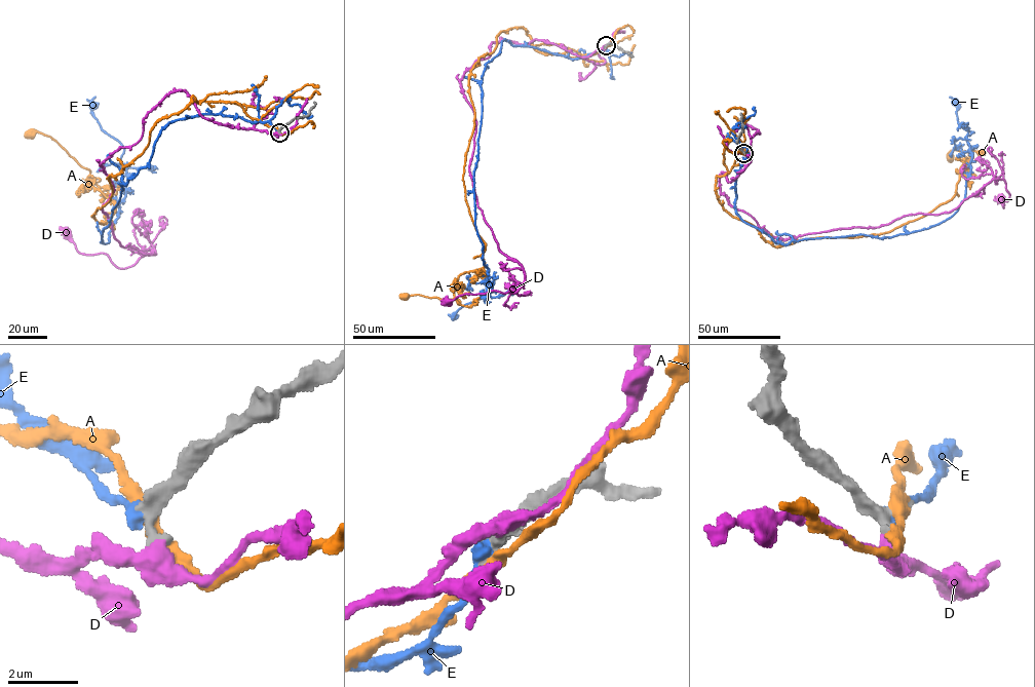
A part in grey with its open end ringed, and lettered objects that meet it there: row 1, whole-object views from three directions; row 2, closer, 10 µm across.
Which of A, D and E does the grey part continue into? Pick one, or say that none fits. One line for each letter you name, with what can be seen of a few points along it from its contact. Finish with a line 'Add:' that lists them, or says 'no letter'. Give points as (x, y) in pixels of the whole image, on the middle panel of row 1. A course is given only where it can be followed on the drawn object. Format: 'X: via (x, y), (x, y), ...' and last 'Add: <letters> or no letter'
D: via (606, 45), (579, 56), (503, 38), (464, 74), (477, 206), (525, 280), (515, 293), (447, 303)
Add: D

